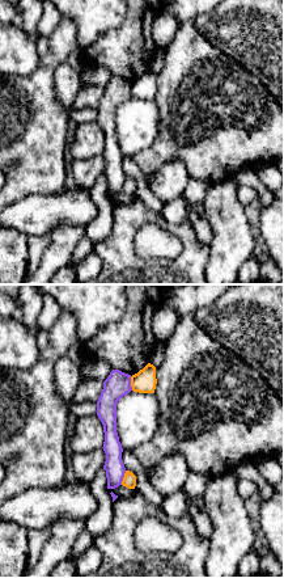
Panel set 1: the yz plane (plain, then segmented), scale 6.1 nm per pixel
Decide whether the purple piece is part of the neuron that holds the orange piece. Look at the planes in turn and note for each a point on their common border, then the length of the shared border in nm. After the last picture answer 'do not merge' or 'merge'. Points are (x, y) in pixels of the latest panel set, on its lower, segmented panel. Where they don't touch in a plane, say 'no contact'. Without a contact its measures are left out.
contact (131, 383); length 90 nm

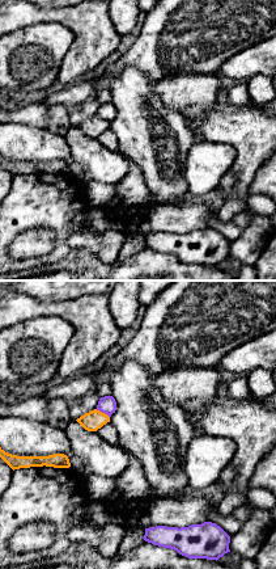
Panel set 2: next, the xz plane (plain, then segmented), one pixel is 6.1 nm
contact (101, 412); length 100 nm

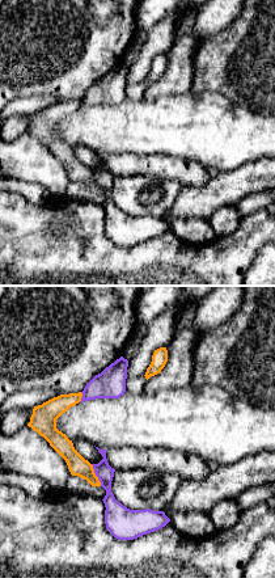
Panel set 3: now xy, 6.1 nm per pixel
contact (94, 475); length 150 nm

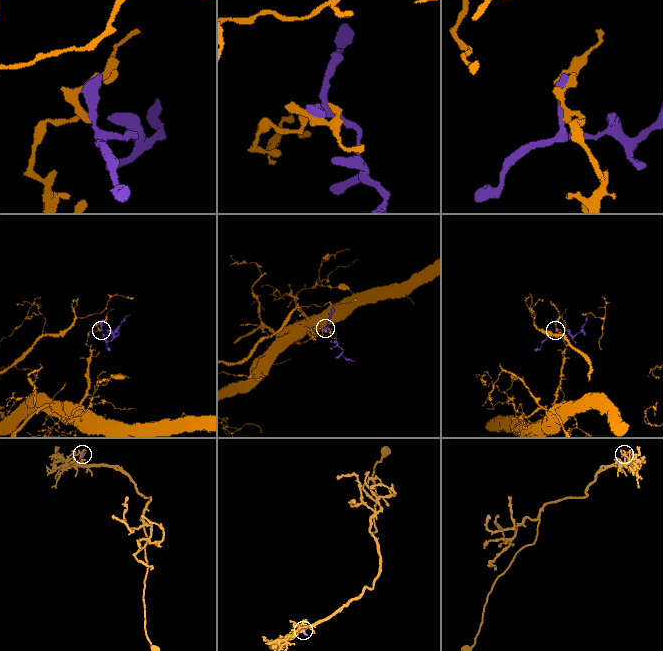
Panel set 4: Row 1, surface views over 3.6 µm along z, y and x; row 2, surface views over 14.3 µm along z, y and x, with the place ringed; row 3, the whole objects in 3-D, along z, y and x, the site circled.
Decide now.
do not merge

